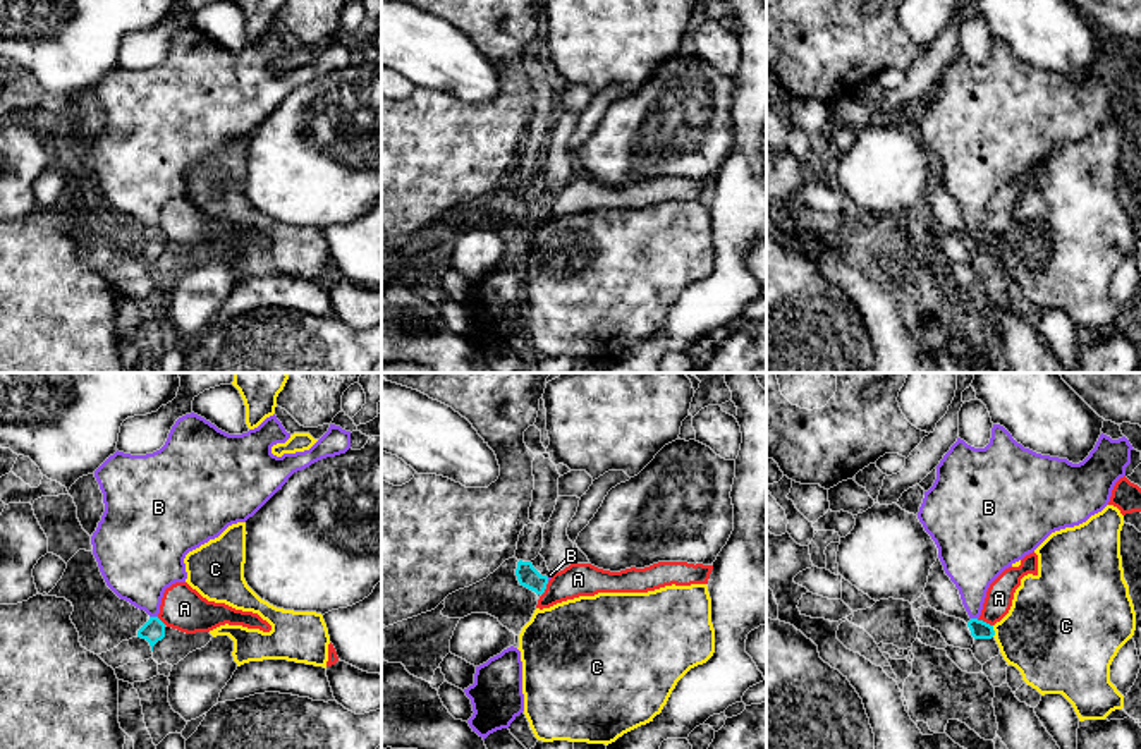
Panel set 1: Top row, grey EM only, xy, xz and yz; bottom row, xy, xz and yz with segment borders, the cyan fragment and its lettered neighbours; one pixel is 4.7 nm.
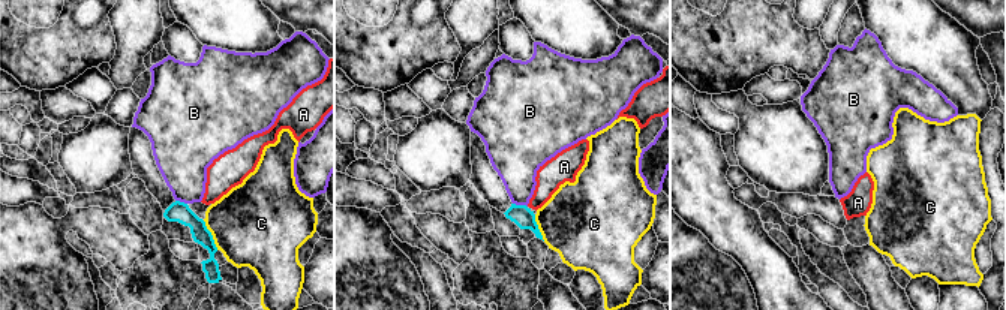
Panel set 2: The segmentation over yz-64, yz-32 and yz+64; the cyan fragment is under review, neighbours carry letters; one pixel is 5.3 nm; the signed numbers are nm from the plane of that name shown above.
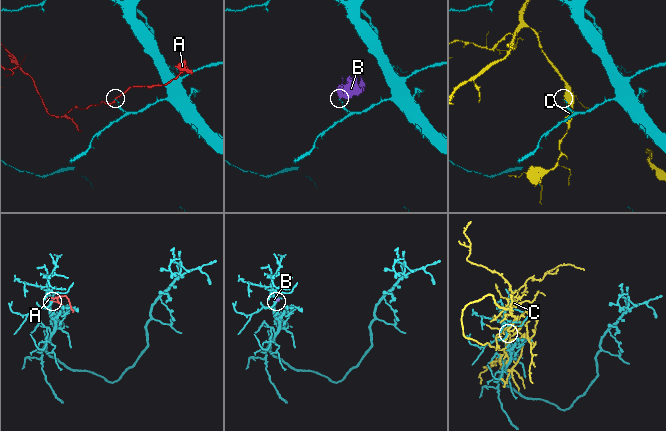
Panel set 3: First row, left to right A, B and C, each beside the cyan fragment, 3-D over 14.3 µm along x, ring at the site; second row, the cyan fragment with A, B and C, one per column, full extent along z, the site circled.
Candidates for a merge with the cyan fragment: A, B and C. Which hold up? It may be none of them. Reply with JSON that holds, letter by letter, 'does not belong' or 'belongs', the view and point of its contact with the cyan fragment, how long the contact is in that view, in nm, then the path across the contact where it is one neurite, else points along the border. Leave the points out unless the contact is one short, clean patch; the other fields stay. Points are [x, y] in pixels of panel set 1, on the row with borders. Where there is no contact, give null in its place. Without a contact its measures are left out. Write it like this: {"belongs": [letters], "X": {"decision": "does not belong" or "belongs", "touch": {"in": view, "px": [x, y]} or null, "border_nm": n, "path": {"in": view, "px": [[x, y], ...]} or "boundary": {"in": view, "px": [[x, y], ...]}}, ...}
{"belongs": [], "A": {"decision": "does not belong", "touch": {"in": "yz", "px": [985, 622]}, "border_nm": 90, "boundary": {"in": "yz", "px": [[976, 619], [992, 626]]}}, "B": {"decision": "does not belong", "touch": {"in": "xy", "px": [153, 617]}, "border_nm": 40, "boundary": {"in": "xy", "px": [[150, 615], [157, 617]]}}, "C": {"decision": "does not belong", "touch": {"in": "yz", "px": [994, 631]}, "border_nm": 60}}

